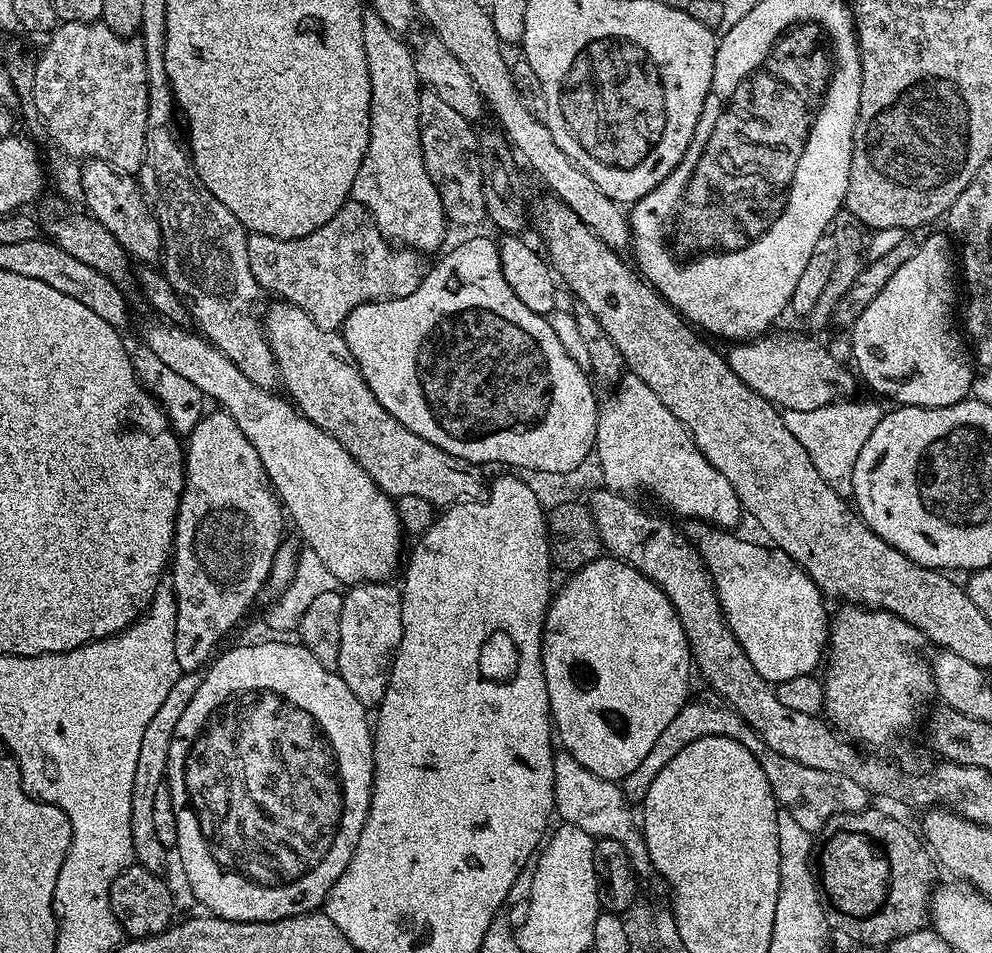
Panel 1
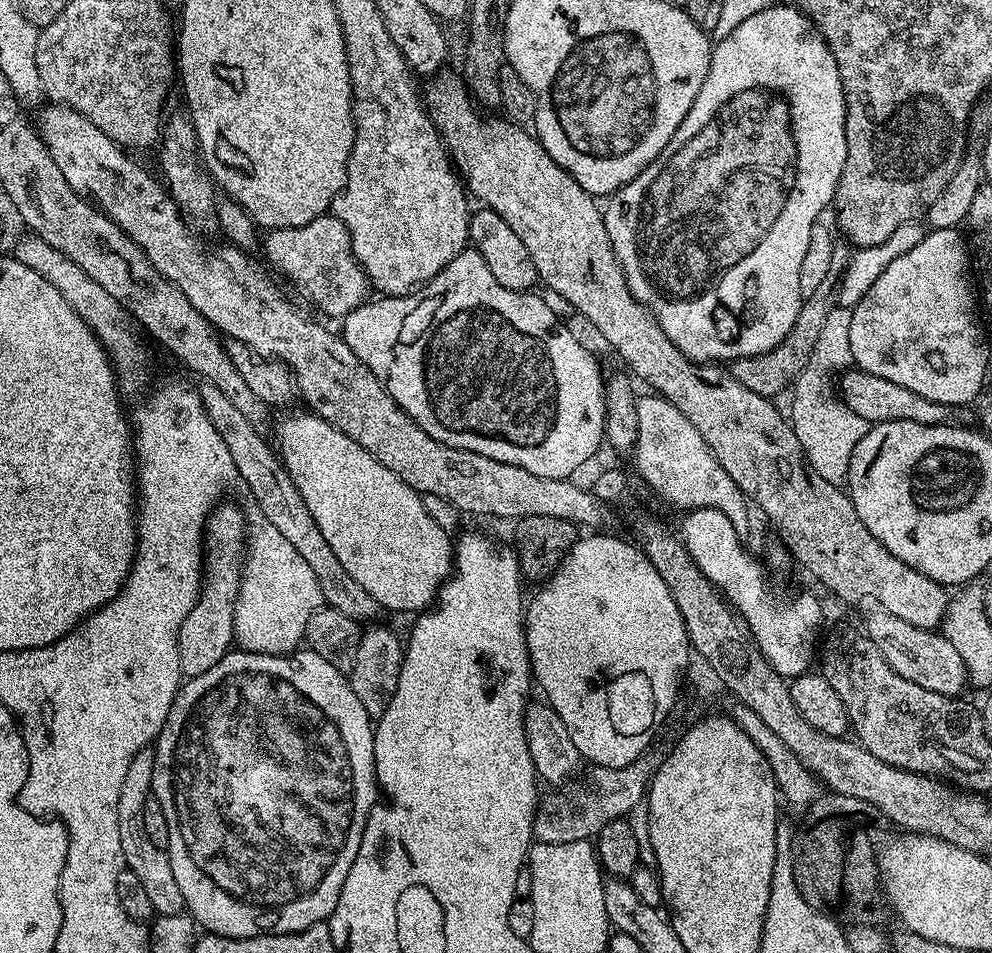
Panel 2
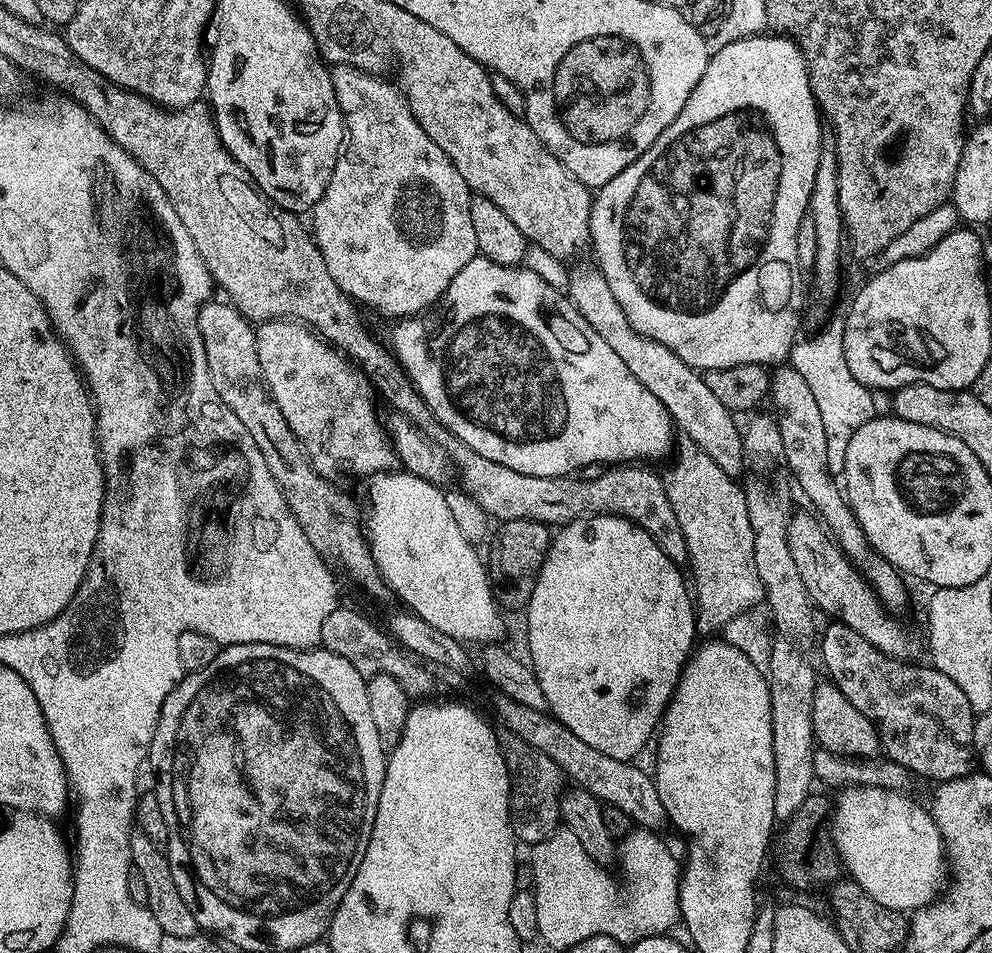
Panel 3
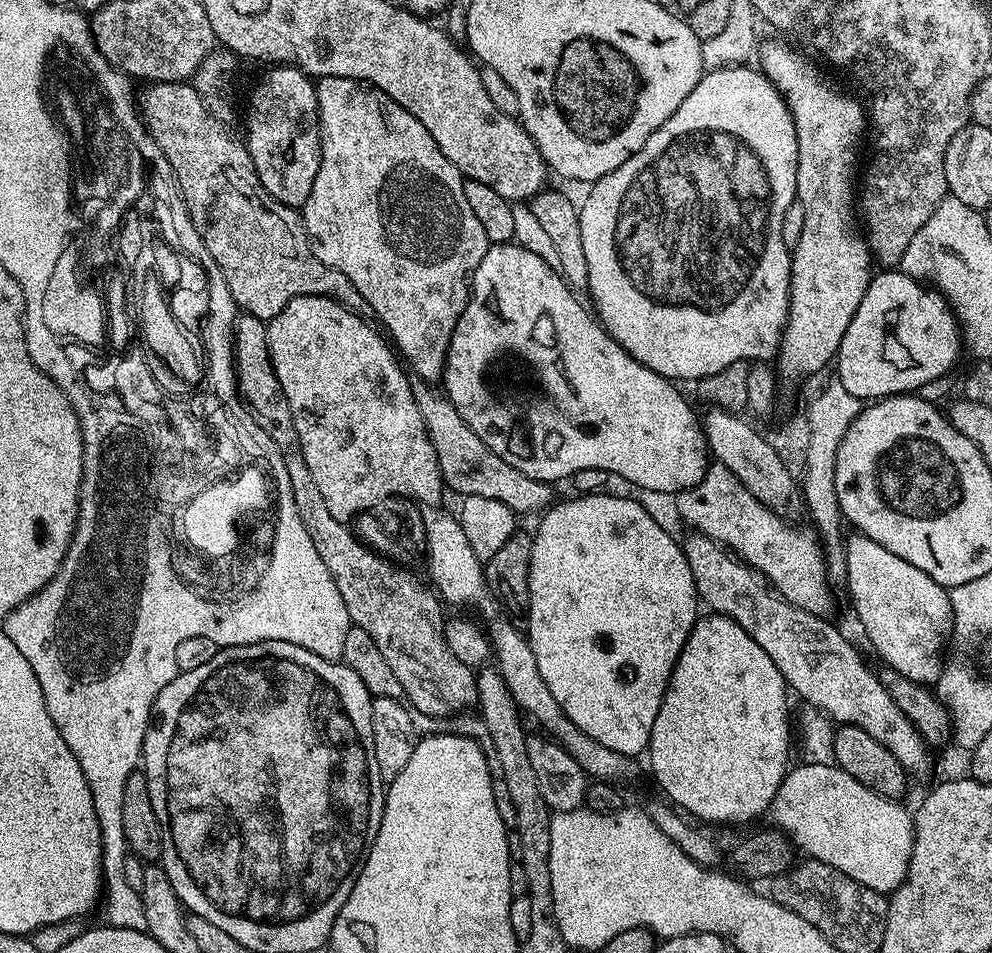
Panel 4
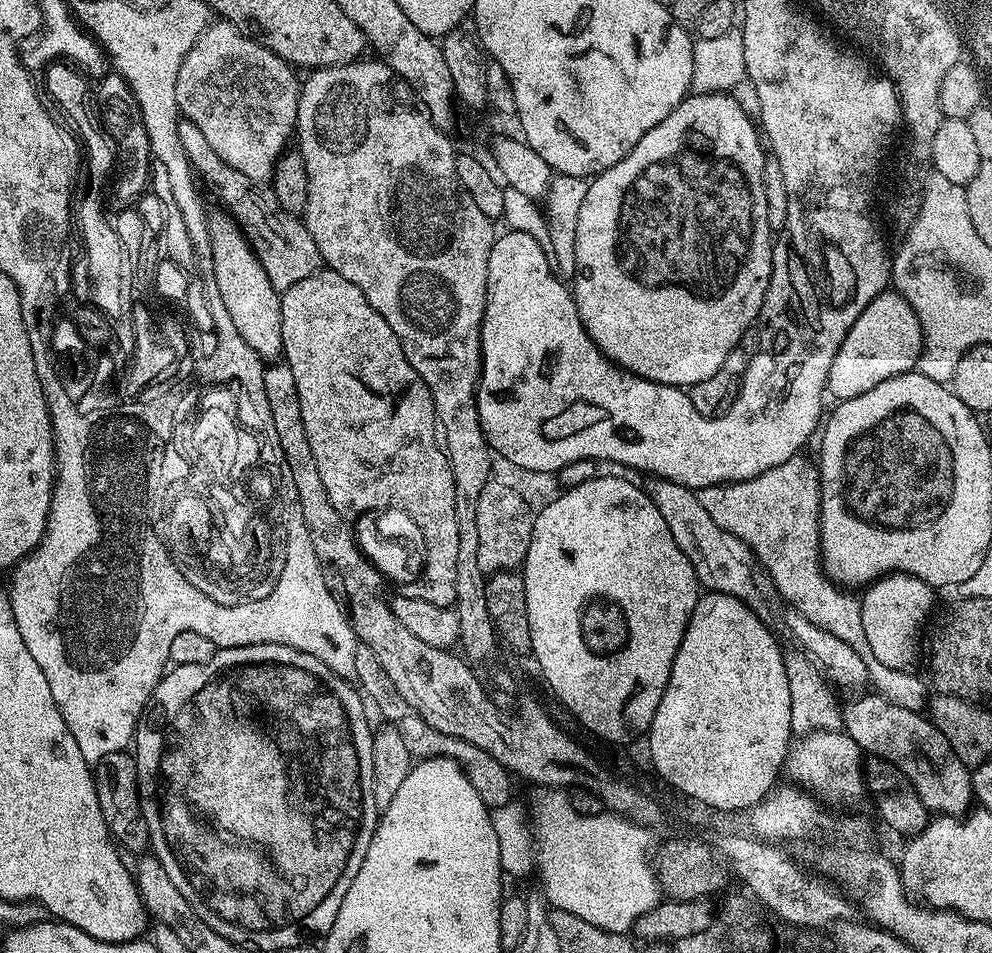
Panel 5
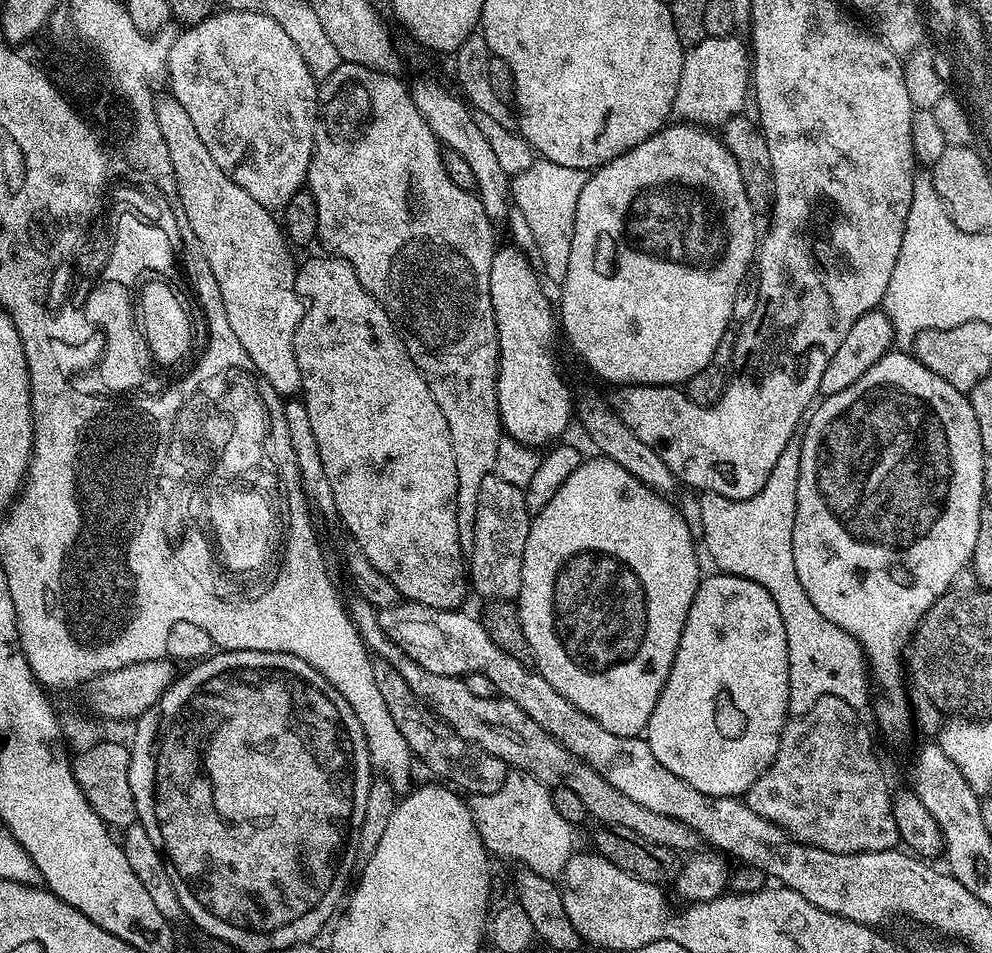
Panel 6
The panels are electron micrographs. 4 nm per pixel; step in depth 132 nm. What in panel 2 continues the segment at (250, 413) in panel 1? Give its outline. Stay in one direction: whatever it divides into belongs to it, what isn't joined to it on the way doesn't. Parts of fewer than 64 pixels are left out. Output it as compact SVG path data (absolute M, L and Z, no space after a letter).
M288 416L276 428L276 440L280 461L290 474L294 486L298 486L298 494L302 494L302 502L306 502L306 510L322 530L322 538L330 550L334 550L334 558L342 562L342 570L374 598L381 609L389 608L392 612L412 612L419 614L435 601L441 584L452 574L454 567L454 540L430 514L426 514L426 506L422 506L422 495L415 492L394 470L386 470L374 454L370 454L354 438L350 438L342 430L338 430L321 416Z

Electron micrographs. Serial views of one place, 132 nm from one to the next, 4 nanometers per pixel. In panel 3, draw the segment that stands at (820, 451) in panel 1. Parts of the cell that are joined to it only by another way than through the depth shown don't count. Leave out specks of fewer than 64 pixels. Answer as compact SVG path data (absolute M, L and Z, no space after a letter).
M843 319L830 321L809 340L797 339L792 345L790 367L802 374L806 386L810 386L810 394L814 394L814 399L818 402L822 426L826 430L826 462L833 477L843 477L846 446L850 446L850 438L858 434L858 426L866 426L866 422L873 419L878 412L875 402L872 401L873 389L858 382L858 378L850 374L850 366L846 366Z

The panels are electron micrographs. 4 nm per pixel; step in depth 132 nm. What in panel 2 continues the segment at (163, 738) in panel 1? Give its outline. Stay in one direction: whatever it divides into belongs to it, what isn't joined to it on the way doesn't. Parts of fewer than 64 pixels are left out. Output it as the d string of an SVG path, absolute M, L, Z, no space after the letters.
M151 747L138 750L138 754L134 754L126 770L122 791L118 793L118 838L122 841L125 869L133 871L141 879L155 915L169 916L185 911L185 907L182 890L178 890L178 882L174 879L174 869L170 866L167 851L154 846L154 842L150 842L150 838L146 835L146 798L152 795L155 757L156 753Z

